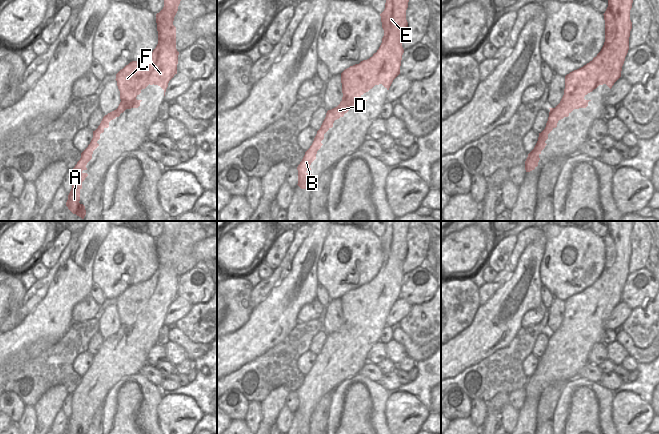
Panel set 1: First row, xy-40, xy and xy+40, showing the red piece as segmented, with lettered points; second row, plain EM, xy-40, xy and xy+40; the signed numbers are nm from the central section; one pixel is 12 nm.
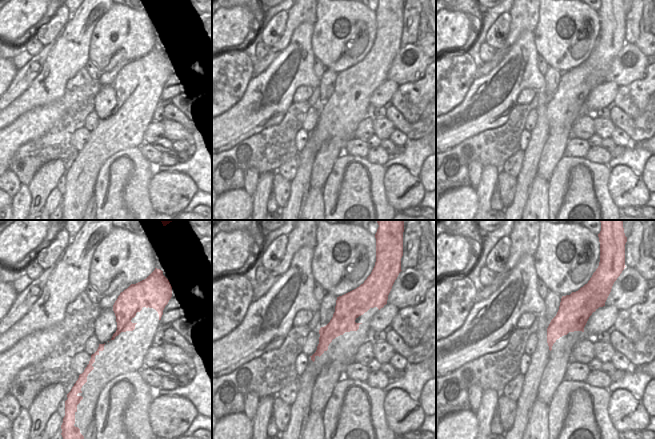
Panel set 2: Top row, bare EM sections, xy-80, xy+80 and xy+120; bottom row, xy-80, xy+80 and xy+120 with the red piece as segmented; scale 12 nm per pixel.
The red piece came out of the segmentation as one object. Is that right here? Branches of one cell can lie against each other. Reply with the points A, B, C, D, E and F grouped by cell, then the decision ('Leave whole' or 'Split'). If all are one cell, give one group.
Groups: A B C D E F. Leave whole

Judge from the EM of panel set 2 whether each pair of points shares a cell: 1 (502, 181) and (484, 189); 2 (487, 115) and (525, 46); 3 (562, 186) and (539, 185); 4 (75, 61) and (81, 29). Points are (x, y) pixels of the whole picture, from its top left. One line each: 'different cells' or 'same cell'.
1: different cells
2: same cell
3: different cells
4: same cell

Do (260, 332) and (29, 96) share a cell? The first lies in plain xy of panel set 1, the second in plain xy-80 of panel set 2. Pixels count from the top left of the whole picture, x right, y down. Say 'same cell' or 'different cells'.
same cell

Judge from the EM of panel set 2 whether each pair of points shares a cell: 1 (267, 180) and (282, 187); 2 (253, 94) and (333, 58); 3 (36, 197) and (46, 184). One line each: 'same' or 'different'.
1: different
2: different
3: same

